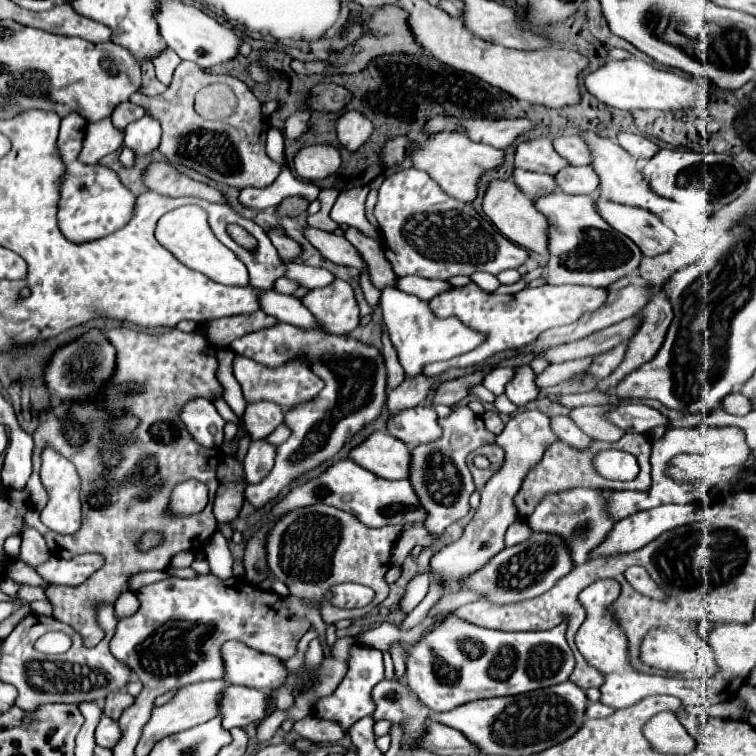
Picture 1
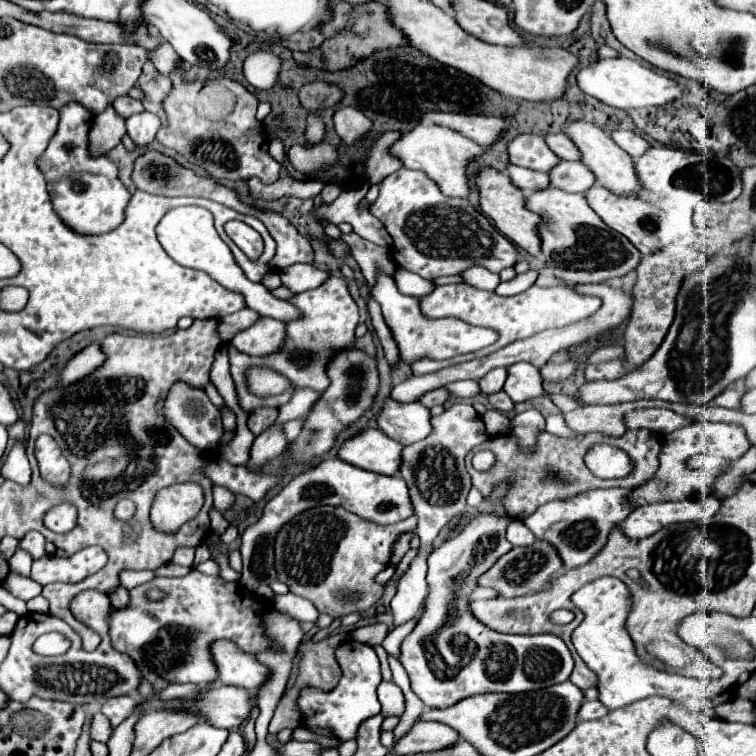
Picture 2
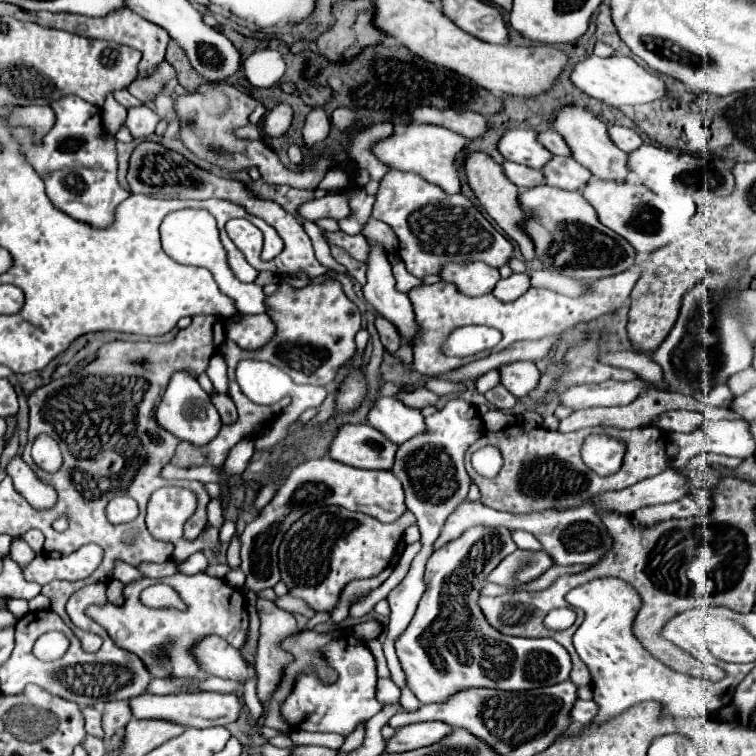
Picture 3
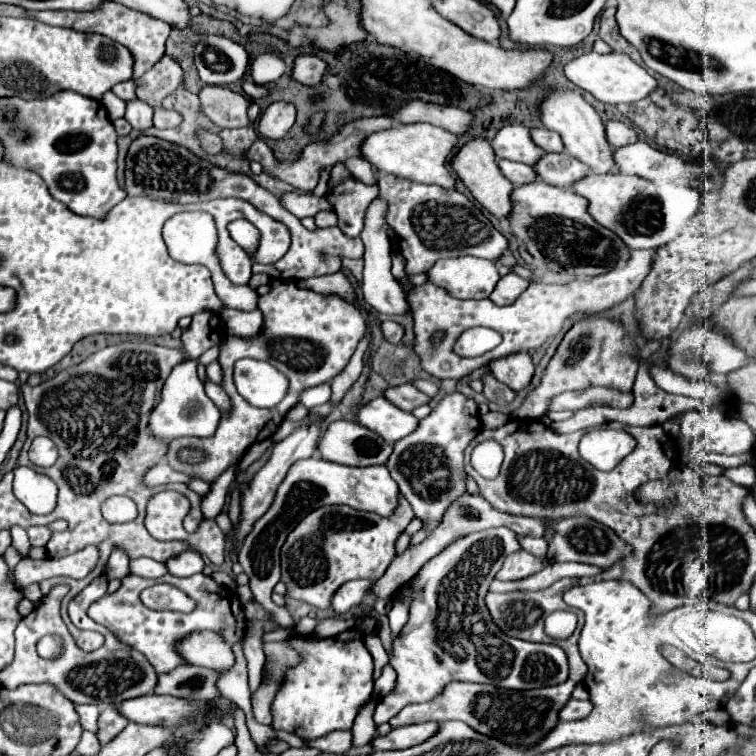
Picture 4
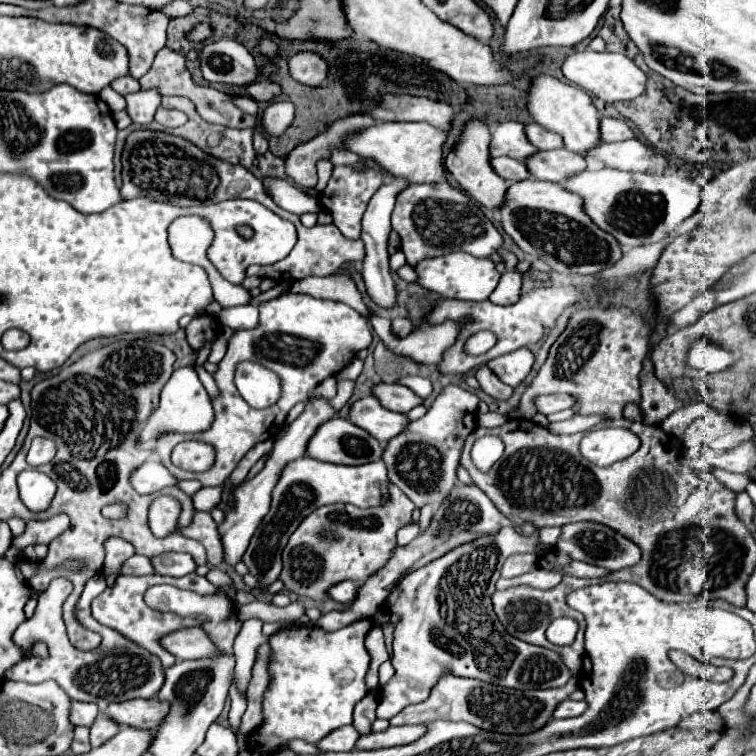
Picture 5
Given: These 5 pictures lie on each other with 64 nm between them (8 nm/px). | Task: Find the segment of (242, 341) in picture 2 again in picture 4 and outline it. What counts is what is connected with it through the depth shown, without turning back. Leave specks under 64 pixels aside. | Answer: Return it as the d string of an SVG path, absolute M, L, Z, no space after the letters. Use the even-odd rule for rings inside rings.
M224 308L220 312L220 318L226 326L226 332L228 334L238 334L238 336L254 336L260 330L260 324L262 324L260 310L244 312L244 310Z

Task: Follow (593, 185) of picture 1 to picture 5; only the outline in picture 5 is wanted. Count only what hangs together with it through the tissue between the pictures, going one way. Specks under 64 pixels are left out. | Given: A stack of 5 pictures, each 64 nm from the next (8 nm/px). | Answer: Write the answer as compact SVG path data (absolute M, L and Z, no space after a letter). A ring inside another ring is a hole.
M566 148L558 150L538 150L532 156L526 158L526 168L530 176L538 180L550 180L550 182L564 182L568 176L574 176L576 172L582 172L586 168L584 156L570 152Z

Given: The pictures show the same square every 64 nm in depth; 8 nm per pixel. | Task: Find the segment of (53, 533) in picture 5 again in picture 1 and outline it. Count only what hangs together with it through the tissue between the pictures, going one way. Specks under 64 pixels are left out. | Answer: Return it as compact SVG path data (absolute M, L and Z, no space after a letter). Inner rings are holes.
M24 532L20 558L24 562L28 562L32 568L50 558L50 550L48 550L48 546L44 542L44 536L40 532Z

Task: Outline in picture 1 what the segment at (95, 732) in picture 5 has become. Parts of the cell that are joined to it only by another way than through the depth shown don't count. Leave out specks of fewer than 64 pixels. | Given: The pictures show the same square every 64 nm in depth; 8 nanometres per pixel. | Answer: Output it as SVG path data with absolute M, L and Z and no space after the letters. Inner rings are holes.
M128 692L108 694L108 698L104 702L104 714L110 716L112 720L118 720L122 716L122 712L132 704L134 704L134 696L130 696Z

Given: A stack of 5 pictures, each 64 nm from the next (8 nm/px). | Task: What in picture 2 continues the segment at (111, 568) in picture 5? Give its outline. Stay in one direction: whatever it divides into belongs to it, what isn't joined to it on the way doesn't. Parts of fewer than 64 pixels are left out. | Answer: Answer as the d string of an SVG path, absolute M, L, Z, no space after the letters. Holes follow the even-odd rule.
M122 570L120 572L120 584L124 586L124 588L136 588L136 586L140 586L140 584L144 584L144 582L148 582L148 580L152 580L154 578L154 572L150 572L150 570L146 570L146 572L138 572L138 570Z

